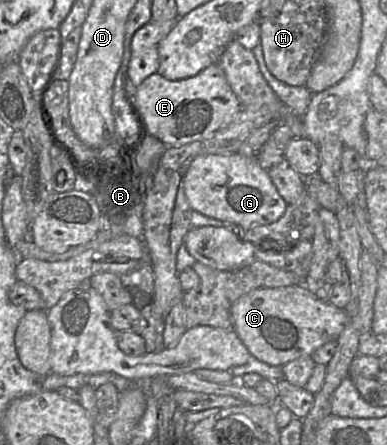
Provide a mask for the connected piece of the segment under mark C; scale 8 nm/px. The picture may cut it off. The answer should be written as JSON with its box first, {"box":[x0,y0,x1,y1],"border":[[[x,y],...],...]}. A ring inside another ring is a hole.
{"box":[231,285,348,366],"border":[[[304,285],[254,289],[233,303],[231,319],[251,355],[272,366],[312,356],[325,343],[337,340],[348,323],[344,309],[320,299]]]}

